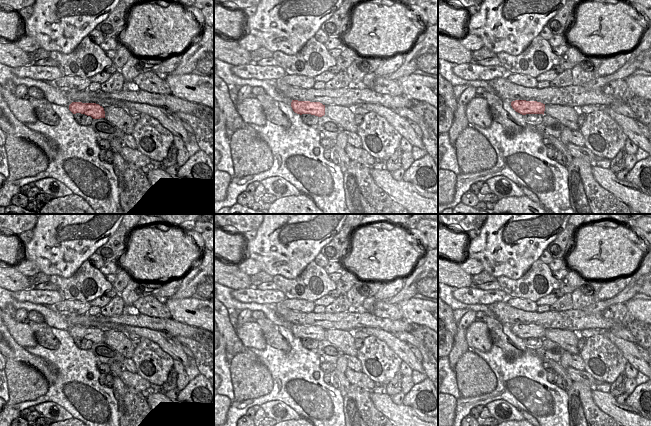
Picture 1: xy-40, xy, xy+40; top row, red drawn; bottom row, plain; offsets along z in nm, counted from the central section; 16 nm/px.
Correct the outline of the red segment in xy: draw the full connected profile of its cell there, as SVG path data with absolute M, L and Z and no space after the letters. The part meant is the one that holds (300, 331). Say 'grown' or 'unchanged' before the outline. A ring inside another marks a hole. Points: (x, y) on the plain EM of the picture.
unchanged; M292 324L291 331L297 338L311 338L318 341L325 339L325 329L320 326Z

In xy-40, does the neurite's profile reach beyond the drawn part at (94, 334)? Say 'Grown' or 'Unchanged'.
Unchanged.

